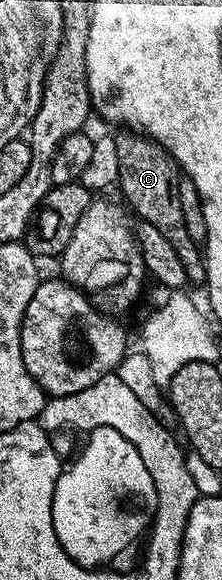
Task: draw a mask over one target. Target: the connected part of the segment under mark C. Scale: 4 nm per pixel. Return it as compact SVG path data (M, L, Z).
M121 130L116 133L115 139L119 150L119 174L117 184L121 188L120 195L124 203L134 213L138 212L141 220L151 222L171 246L179 254L179 260L185 264L185 275L190 281L206 279L205 261L198 241L191 238L187 230L187 222L183 218L183 202L179 187L179 169L177 163L168 151L157 141L136 130Z

